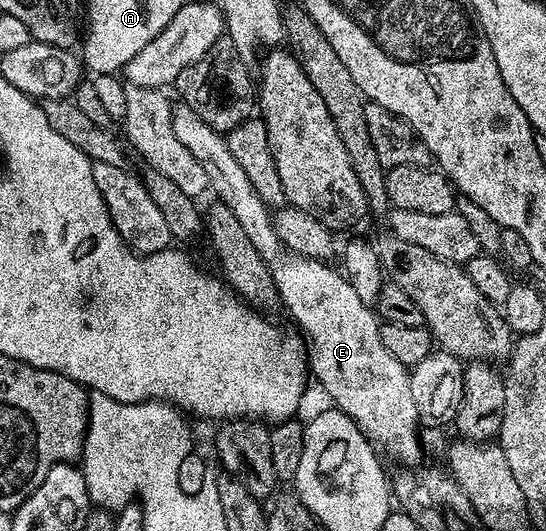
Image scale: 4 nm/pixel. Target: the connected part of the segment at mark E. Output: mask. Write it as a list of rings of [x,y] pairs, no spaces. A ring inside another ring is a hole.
[[[183,103],[173,108],[172,126],[174,135],[182,139],[190,155],[202,163],[211,192],[233,209],[246,238],[254,243],[254,251],[267,263],[283,308],[288,308],[289,315],[300,324],[299,332],[310,346],[311,376],[320,380],[332,400],[329,402],[341,409],[377,450],[388,452],[394,460],[401,461],[401,466],[415,466],[420,457],[420,437],[416,432],[422,429],[422,422],[411,391],[411,372],[409,366],[398,363],[398,359],[386,351],[380,334],[382,321],[373,306],[358,297],[352,282],[339,268],[331,269],[331,264],[300,257],[285,248],[272,226],[269,206],[264,204],[258,191],[254,191],[250,179],[246,179],[246,171],[242,171],[238,159],[230,155],[228,142],[221,134],[202,123]]]

